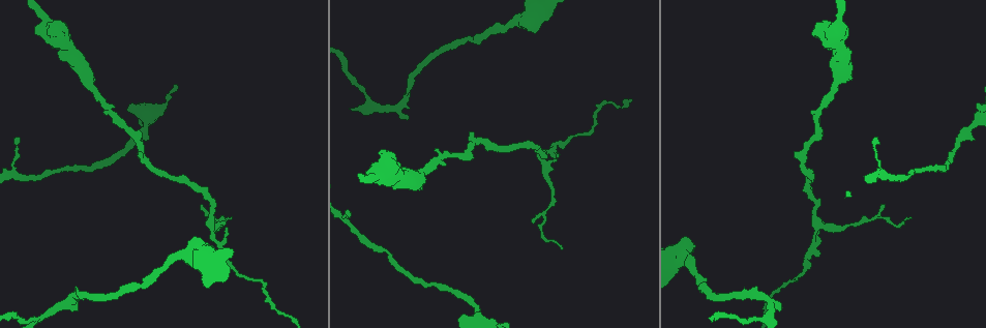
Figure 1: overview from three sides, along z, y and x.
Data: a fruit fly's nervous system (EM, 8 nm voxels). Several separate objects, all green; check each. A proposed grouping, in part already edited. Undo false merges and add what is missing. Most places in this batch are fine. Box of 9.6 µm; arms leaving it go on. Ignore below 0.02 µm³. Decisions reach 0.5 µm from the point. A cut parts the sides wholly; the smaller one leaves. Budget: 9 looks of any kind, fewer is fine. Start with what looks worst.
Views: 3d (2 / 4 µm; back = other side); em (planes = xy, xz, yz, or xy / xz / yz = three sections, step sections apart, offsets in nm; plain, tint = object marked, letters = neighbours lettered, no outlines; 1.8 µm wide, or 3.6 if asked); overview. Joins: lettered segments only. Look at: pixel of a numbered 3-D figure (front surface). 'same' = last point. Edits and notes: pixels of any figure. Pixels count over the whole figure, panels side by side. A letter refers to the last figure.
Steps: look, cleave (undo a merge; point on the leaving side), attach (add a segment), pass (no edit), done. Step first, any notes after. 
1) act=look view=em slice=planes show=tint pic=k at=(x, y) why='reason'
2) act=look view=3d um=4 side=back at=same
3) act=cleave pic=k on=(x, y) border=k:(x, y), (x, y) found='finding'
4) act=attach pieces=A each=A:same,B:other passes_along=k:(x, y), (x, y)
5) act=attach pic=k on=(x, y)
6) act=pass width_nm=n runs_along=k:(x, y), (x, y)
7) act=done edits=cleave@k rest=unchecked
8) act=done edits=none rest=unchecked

act=look view=3d um=4 side=back pic=1 at=(409, 117) why='an open end'

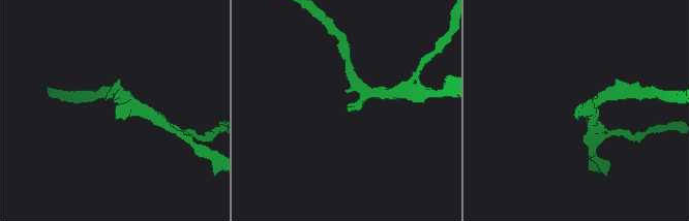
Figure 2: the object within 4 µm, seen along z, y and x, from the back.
act=look view=em slice=xy step=16 show=letters pic=2 at=(116, 115) arm_widths_nm=170,220

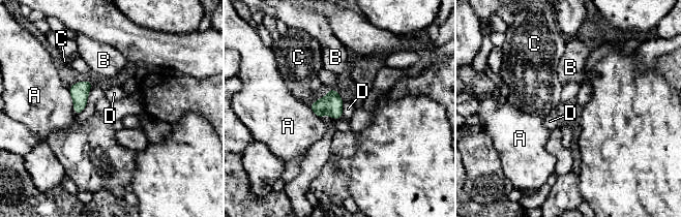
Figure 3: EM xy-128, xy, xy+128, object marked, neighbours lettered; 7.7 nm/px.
act=look view=em slice=planes show=letters at=same why='cut it another way'

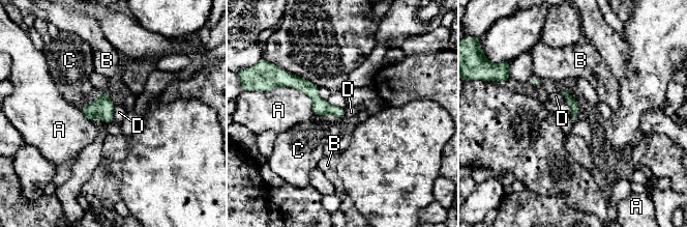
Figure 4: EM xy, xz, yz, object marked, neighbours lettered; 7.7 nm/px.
act=pass each=A:other,B:other,C:other,D:other found='no lettered segment goes on from it'

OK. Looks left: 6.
act=look view=em slice=planes show=letters pic=1 at=(227, 227) why='an open end'

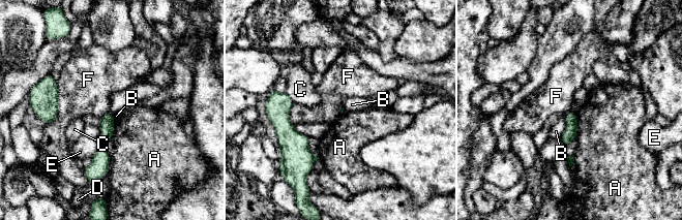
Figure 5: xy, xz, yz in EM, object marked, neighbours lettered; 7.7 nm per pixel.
act=pass each=A:other,B:other,C:other,D:other,E:other,F:other border=5:(57, 82), (57, 117), (45, 124) found='none of them fits'

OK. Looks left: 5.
act=look view=em um=3.6 slice=yz step=4 show=letters pic=1 at=(44, 20)

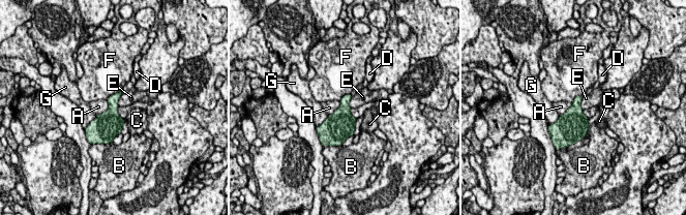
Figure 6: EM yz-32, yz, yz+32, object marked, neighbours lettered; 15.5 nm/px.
act=pass each=A:other,B:other,C:other,D:other,E:other,F:other,G:other border=6:(107, 100), (108, 108), (96, 115) found='one neuron here'

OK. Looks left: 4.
act=look view=3d um=4 pic=1 at=(911, 218) why='free end'

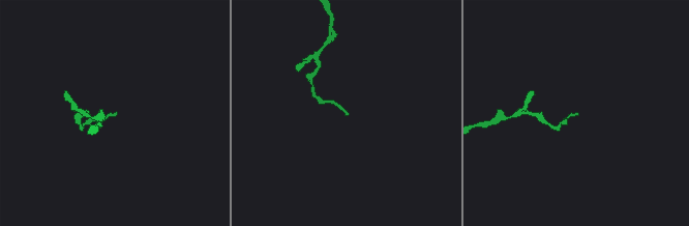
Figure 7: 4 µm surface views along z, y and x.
act=look view=em slice=planes show=letters pic=7 at=(117, 113) why='shape alone is not enough'

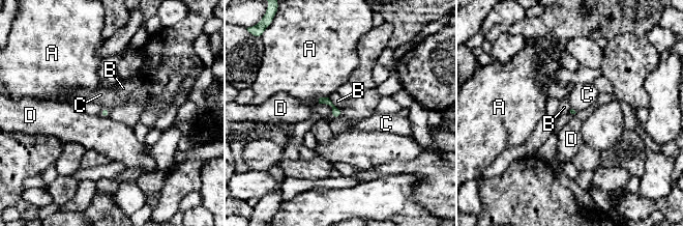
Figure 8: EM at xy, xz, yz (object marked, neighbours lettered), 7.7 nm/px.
act=pass each=A:other,B:other,C:other,D:other found='none of them fits'

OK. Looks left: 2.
act=done edits=none rest=unchecked

